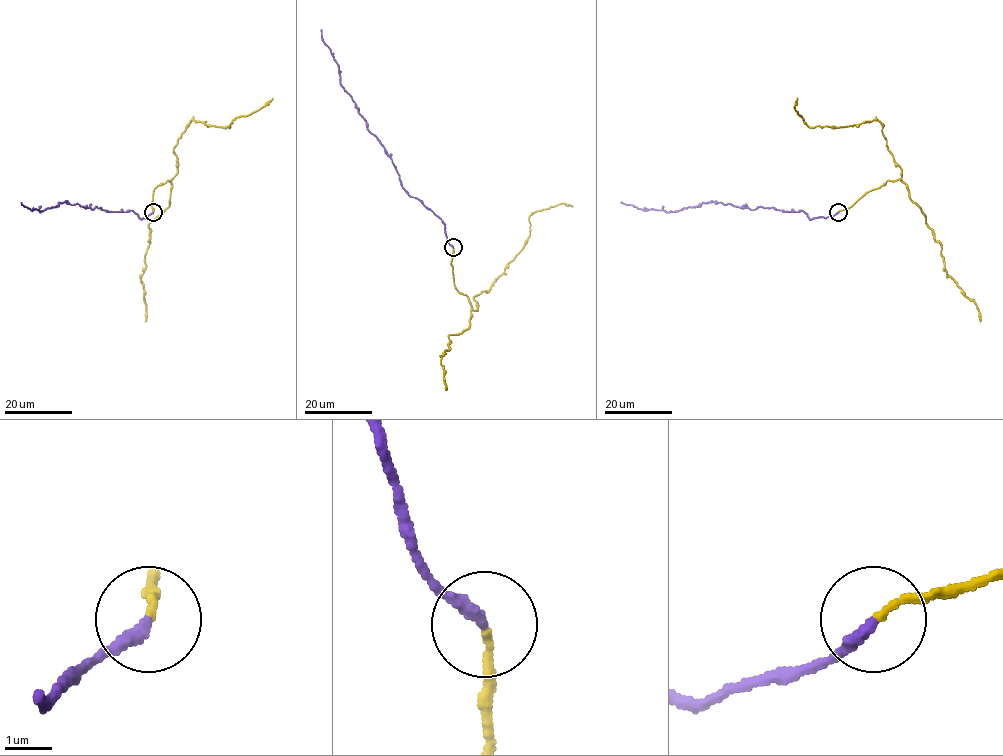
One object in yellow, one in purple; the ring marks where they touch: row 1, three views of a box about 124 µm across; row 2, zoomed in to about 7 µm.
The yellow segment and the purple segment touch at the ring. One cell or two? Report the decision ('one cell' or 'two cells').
one cell

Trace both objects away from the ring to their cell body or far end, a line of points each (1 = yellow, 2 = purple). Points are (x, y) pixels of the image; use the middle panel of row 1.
1: (453, 247), (454, 287), (477, 310), (474, 297), (487, 291), (522, 248), (530, 216), (562, 203), (573, 206)
2: (453, 247), (445, 224), (405, 190), (391, 158), (369, 132), (340, 83), (338, 64), (321, 29)

